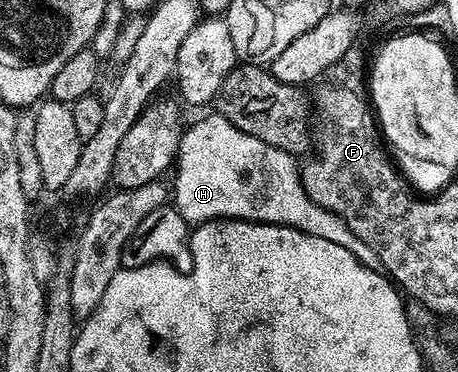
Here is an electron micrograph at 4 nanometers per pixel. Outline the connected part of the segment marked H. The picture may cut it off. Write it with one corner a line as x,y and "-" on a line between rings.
211,115
212,116
202,117
193,128
192,125
185,127
184,136
180,140
180,151
176,153
176,163
174,165
174,173
176,172
174,206
182,214
182,218
189,224
189,226
199,226
206,222
210,222
211,220
253,220
256,224
281,224
287,228
297,228
306,234
314,234
314,238
326,238
326,242
335,242
337,246
346,246
346,250
350,250
350,254
354,254
354,258
358,258
366,267
374,269
380,268
378,254
374,254
374,250
370,250
370,246
366,246
366,242
362,242
362,238
358,238
358,234
354,234
354,230
350,230
350,226
346,226
346,222
342,222
342,218
338,218
338,214
334,214
330,210
318,206
308,197
306,190
300,181
300,170
297,157
293,155
293,153
283,152
281,148
270,146
266,142
262,142
258,138
254,138
242,130
238,130
238,126
234,126
222,115

